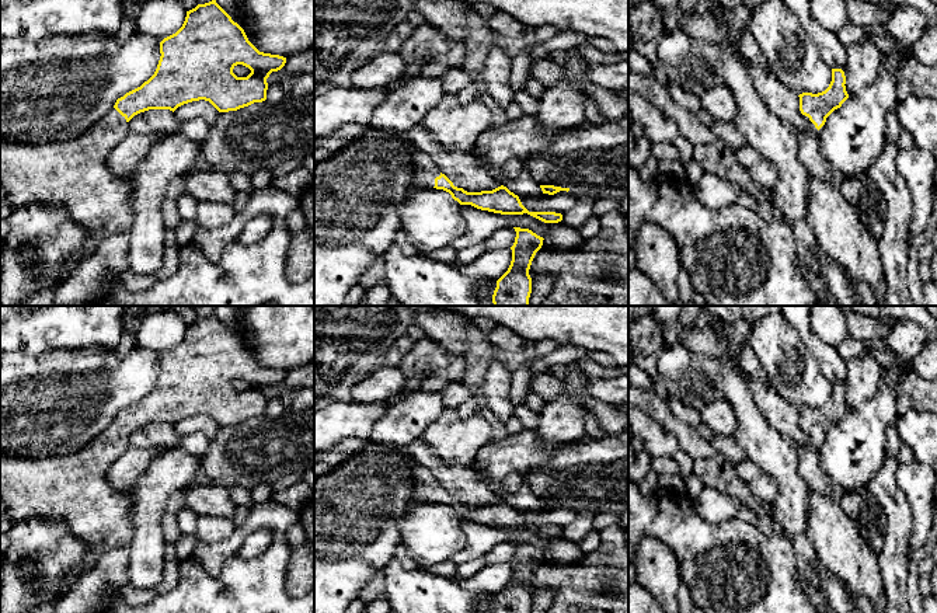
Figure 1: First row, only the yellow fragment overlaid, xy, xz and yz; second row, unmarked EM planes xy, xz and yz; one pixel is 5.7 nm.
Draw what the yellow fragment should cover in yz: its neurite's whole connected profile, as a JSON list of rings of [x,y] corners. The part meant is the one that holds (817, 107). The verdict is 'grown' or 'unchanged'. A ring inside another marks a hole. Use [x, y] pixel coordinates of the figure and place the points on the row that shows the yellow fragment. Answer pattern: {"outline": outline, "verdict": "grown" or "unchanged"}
{"outline": [[[832,69],[832,81],[829,87],[818,94],[800,94],[800,111],[805,115],[811,126],[807,135],[816,136],[818,130],[825,125],[826,118],[849,98],[846,91],[846,76],[842,69]]], "verdict": "grown"}

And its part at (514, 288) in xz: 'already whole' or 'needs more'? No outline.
already whole

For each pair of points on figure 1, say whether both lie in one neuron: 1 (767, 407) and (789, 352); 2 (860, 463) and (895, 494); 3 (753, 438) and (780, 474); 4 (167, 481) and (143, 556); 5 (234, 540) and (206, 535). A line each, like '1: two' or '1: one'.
1: two
2: two
3: one
4: one
5: two

